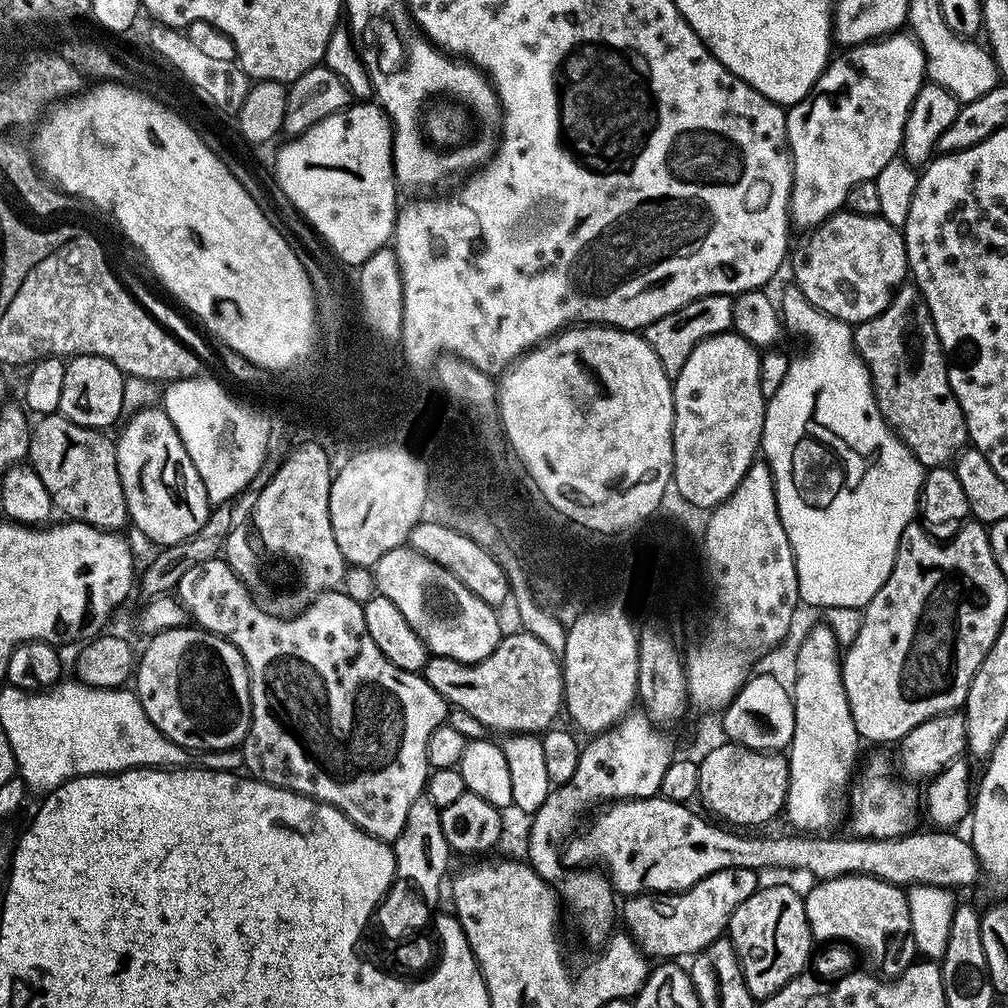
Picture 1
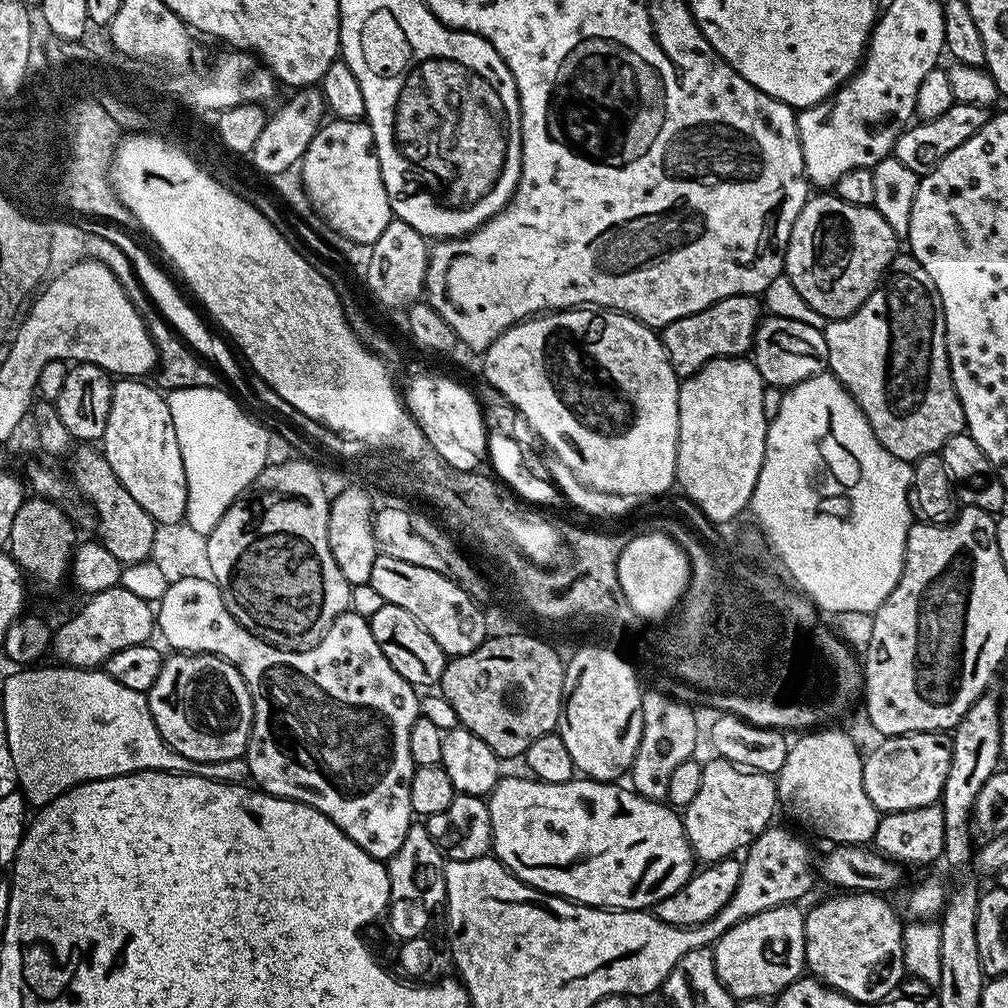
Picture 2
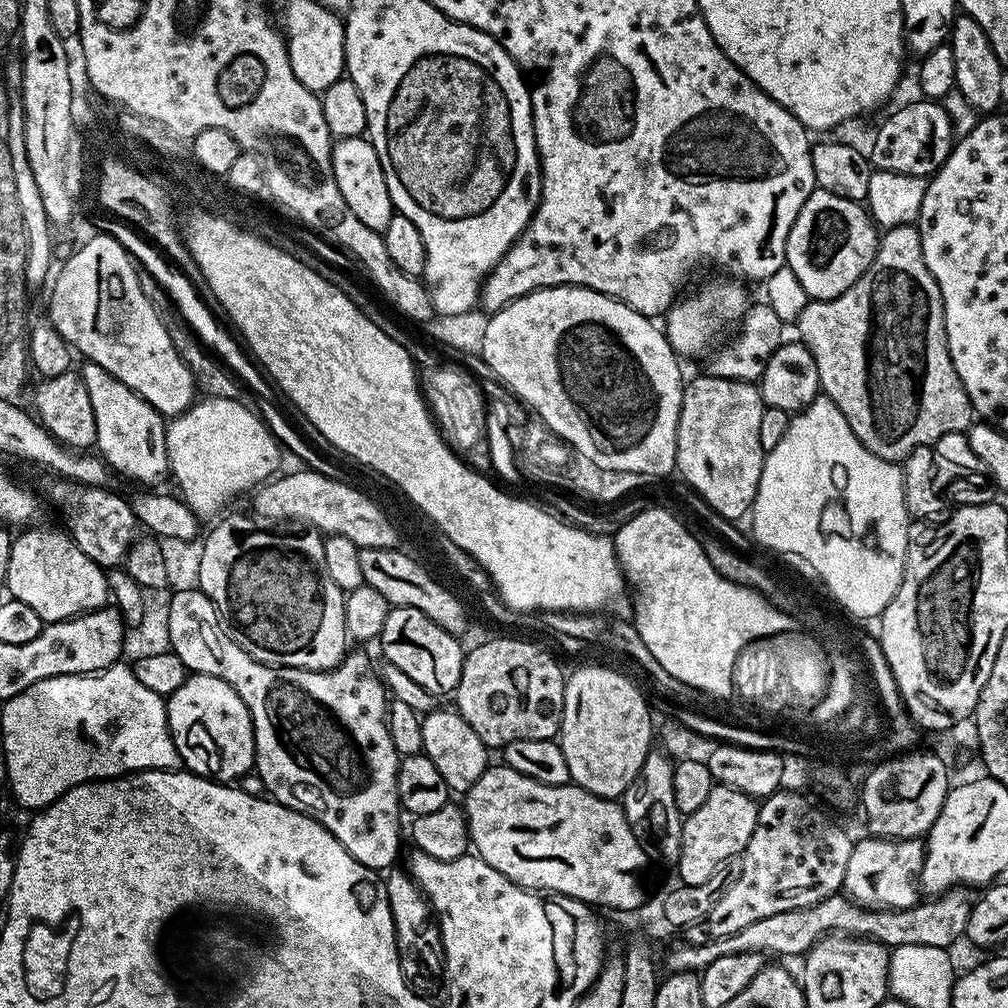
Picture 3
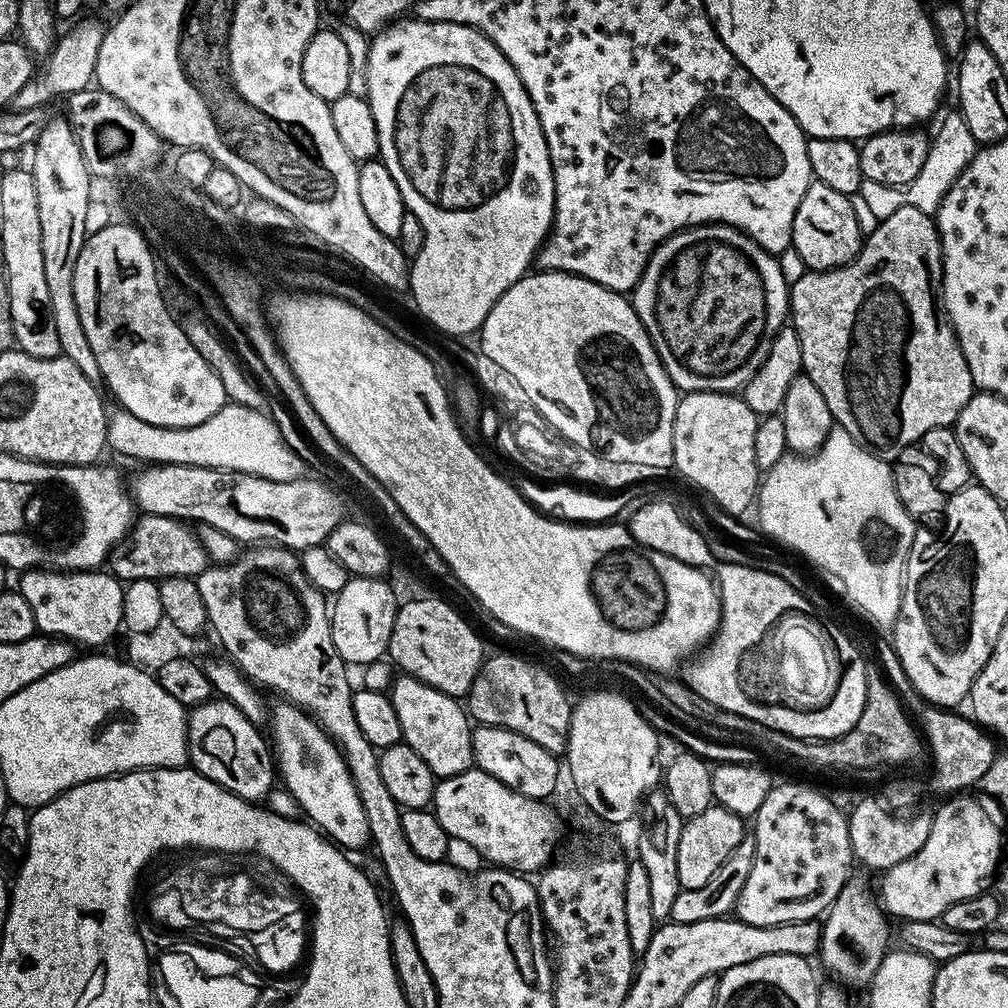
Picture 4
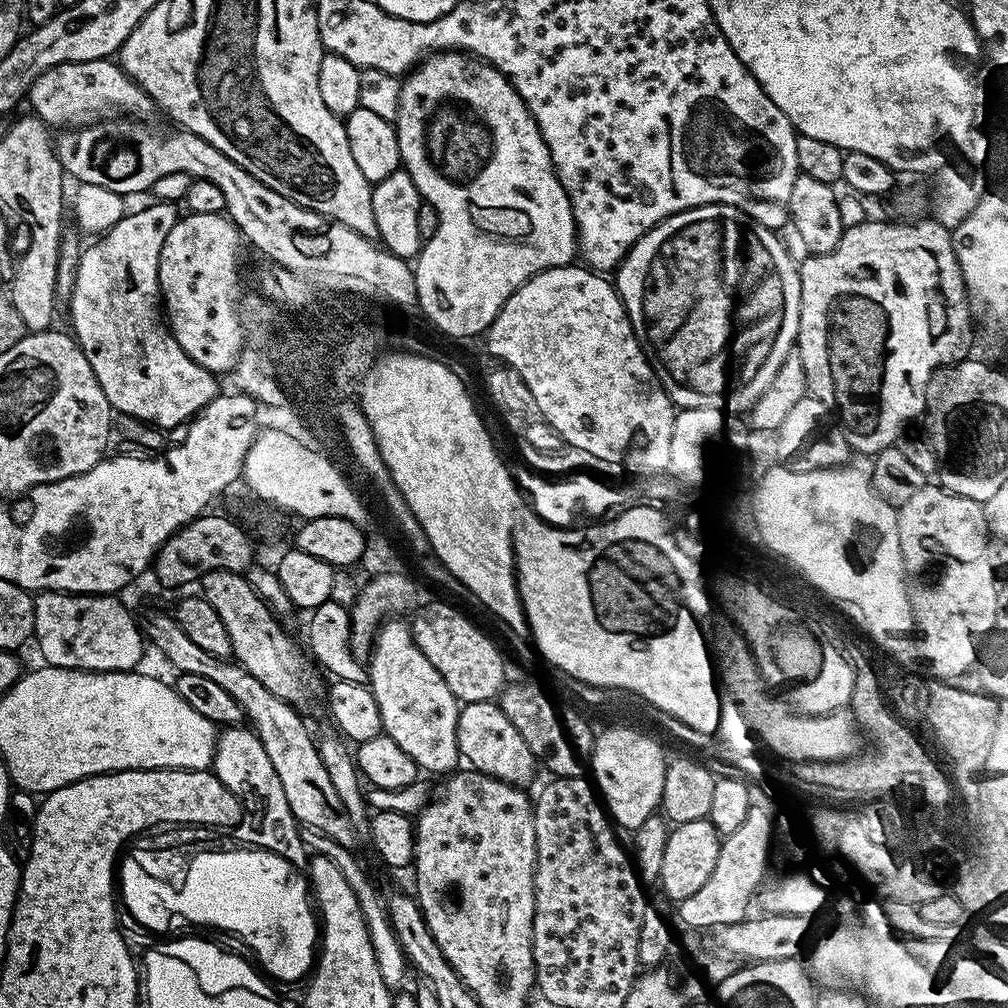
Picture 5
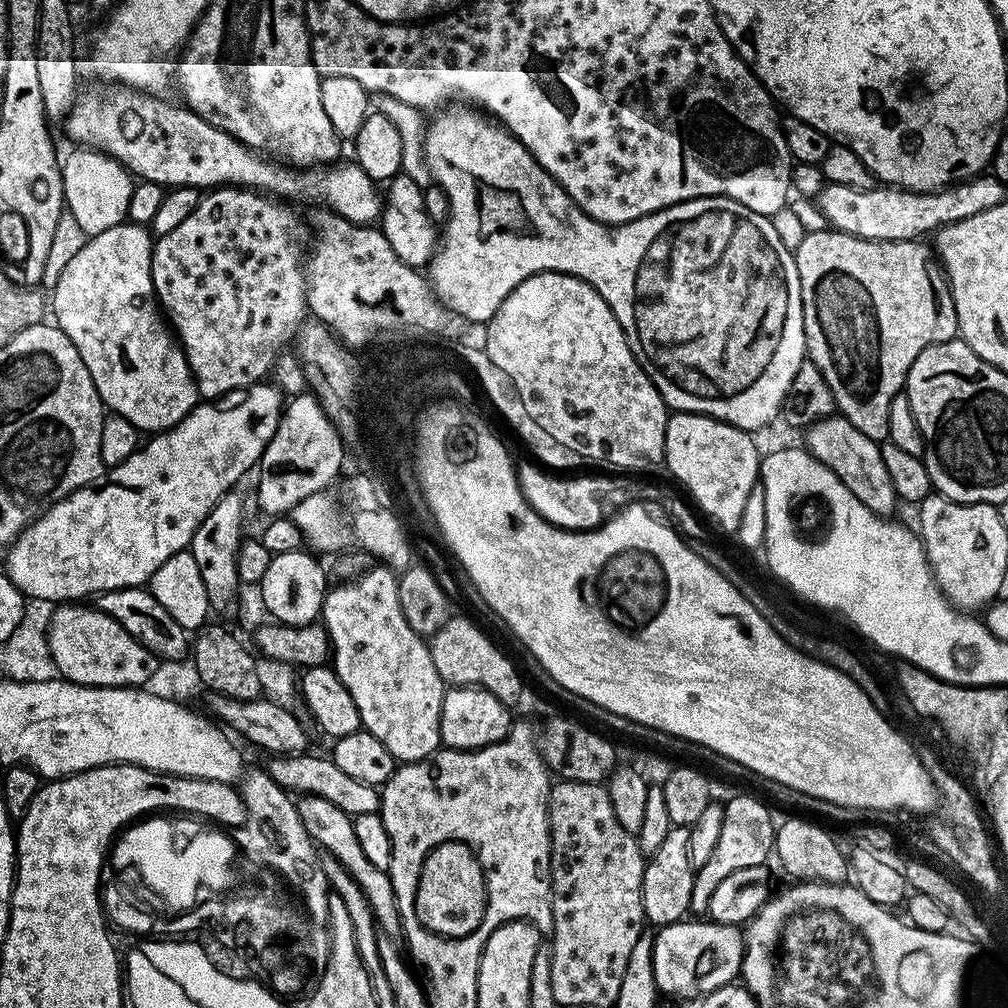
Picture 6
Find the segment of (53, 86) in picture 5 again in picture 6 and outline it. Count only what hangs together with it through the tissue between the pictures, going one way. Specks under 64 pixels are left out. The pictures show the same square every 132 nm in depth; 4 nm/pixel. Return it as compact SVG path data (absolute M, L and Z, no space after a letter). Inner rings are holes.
M119 82L101 83L101 88L88 88L75 97L74 103L66 113L68 136L73 145L83 146L88 150L103 152L105 156L127 168L137 181L148 181L169 189L194 188L197 190L212 190L217 186L239 186L249 190L259 190L264 194L271 194L276 198L288 200L309 200L312 206L323 206L329 212L337 212L352 224L372 226L380 219L382 211L382 192L377 181L362 170L362 166L355 162L336 162L331 166L313 166L303 170L285 166L280 162L273 162L255 152L251 148L240 144L234 137L226 134L220 128L215 128L206 122L187 106L175 108L172 104L160 100L159 95L138 92Z

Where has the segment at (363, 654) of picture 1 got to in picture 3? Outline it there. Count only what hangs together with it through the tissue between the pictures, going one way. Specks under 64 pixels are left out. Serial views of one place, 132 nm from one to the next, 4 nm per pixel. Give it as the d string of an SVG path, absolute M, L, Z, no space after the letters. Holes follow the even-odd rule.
M199 587L182 589L171 593L170 642L172 643L171 652L178 658L182 658L182 662L189 673L222 678L237 692L242 698L242 702L246 702L248 712L252 715L252 729L256 739L254 771L262 778L262 782L266 782L268 796L288 808L307 812L308 815L314 817L322 827L330 830L330 834L334 834L334 838L338 838L338 842L342 842L342 846L346 846L346 850L355 860L362 862L362 866L373 870L381 870L380 868L384 868L383 870L391 869L395 865L392 863L395 862L396 855L400 852L400 816L402 817L402 809L400 807L400 799L396 793L396 779L398 778L402 757L396 751L394 738L390 738L390 730L388 729L389 693L386 691L381 677L375 671L372 670L372 673L368 669L367 658L362 653L355 652L355 650L349 651L344 660L331 672L315 672L314 670L302 670L301 668L277 668L274 664L258 662L250 654L246 654L246 650L236 640L235 635L226 627L220 612L214 606L214 602L204 592L200 591Z

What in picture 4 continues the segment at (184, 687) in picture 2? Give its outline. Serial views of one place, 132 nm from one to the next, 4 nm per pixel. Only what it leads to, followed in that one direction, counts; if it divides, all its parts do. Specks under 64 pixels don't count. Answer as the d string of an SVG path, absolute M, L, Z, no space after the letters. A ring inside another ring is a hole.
M213 698L204 704L199 704L191 709L186 716L186 756L191 767L195 768L206 778L210 778L218 786L225 788L244 800L260 802L274 787L274 756L270 751L270 744L267 739L260 737L261 729L252 724L229 700Z

